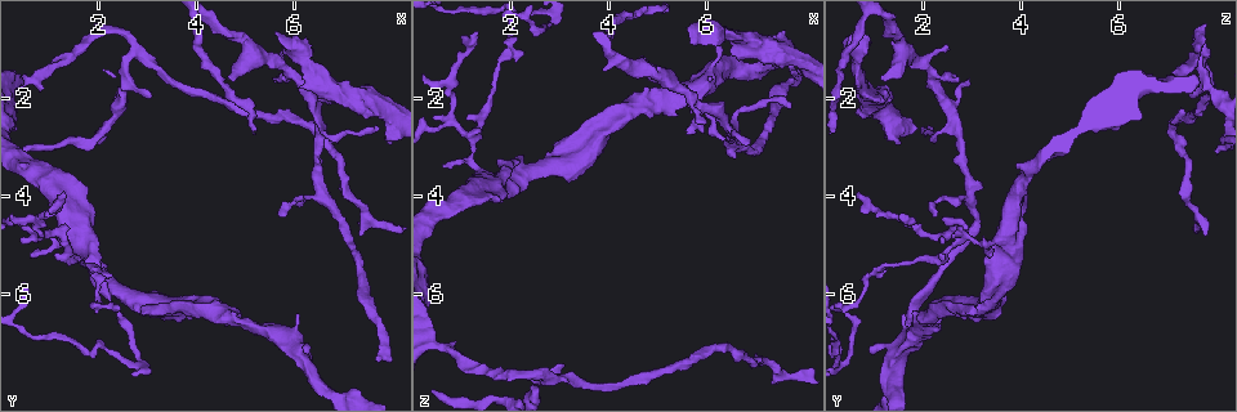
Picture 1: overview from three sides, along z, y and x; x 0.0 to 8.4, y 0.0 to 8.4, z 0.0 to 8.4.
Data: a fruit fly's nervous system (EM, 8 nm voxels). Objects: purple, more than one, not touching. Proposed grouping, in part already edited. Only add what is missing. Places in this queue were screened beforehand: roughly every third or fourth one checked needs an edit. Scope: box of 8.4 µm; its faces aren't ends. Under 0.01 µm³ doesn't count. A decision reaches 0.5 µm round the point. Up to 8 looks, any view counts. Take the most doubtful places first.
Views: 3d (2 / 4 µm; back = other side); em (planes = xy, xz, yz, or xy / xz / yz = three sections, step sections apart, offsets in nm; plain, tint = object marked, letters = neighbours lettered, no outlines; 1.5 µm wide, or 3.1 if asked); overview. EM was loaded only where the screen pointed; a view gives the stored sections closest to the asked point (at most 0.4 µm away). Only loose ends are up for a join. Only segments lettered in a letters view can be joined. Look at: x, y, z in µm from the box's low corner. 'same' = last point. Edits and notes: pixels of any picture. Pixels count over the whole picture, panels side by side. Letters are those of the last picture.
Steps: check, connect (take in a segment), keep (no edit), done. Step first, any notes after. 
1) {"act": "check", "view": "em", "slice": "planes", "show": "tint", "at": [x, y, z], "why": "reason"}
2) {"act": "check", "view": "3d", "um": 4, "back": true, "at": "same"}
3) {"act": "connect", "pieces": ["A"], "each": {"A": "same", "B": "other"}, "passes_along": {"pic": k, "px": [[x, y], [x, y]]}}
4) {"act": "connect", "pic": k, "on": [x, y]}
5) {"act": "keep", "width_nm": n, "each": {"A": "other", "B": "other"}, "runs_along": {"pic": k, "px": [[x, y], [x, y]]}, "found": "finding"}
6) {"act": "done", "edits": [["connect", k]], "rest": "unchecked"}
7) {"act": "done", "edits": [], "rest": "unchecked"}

{"act": "check", "view": "3d", "um": 4, "at": [4.75, 1.65, 1.20], "why": "an open end"}

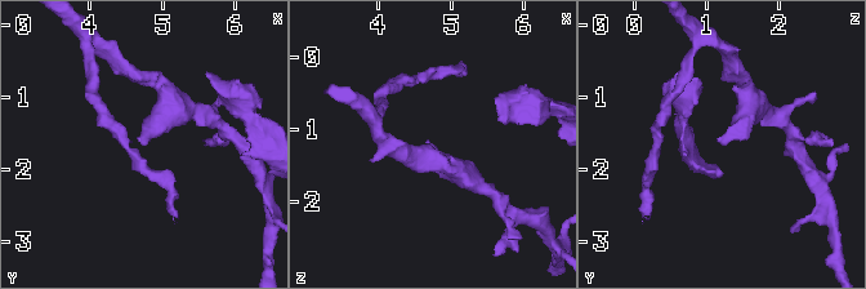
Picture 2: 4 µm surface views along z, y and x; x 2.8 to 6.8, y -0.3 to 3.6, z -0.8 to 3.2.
{"act": "check", "view": "em", "slice": "xz", "step": 4, "show": "letters", "at": [4.75, 1.65, 1.20]}

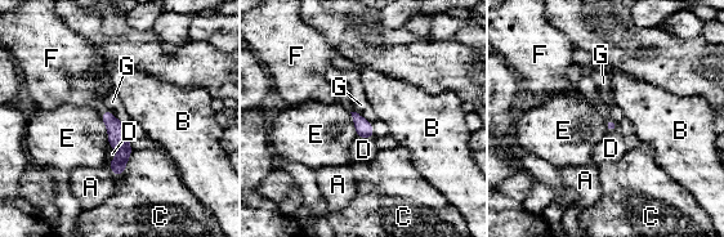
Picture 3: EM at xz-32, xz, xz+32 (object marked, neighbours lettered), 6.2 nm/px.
{"act": "check", "view": "em", "slice": "planes", "show": "letters", "at": "same", "why": "cut it another way"}

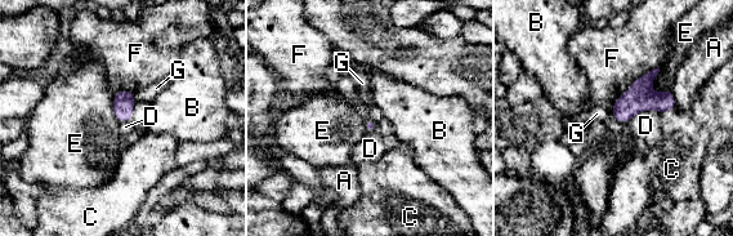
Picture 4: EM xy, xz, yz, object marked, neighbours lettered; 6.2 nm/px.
{"act": "keep", "longest_contact_nm": ["F", 360], "each": {"A": "other", "B": "other", "C": "other", "D": "other", "E": "other", "F": "other", "G": "other"}, "found": "no lettered segment goes on from it"}

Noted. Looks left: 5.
{"act": "check", "view": "3d", "um": 4, "at": [5.95, 0.90, 2.55], "why": "branch stops here"}

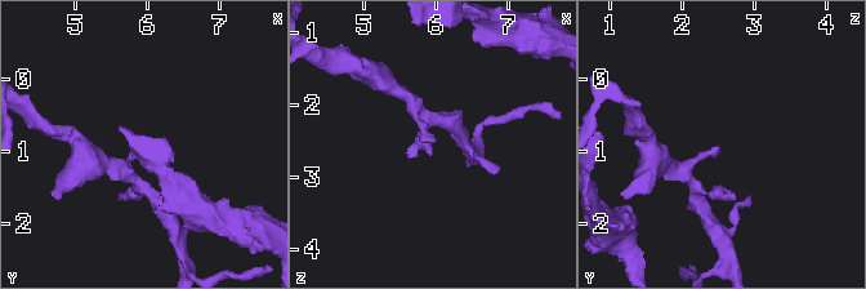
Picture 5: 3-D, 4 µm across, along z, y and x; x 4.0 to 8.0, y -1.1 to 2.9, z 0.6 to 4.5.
{"act": "check", "view": "em", "slice": "xz", "step": 8, "show": "tint", "at": [5.95, 0.95, 2.50]}

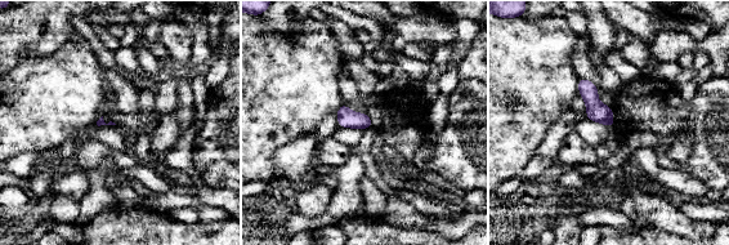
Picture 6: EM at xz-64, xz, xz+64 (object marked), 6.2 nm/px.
{"act": "check", "view": "em", "slice": "planes", "show": "letters", "at": "same"}

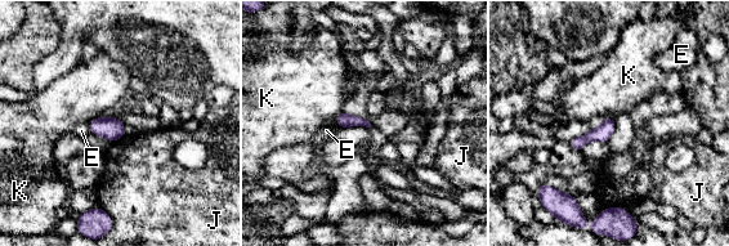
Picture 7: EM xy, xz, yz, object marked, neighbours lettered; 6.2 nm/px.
{"act": "keep", "each": {"E": "other", "J": "other", "K": "other"}, "border": {"pic": 7, "px": [[621, 206], [604, 208], [600, 211]]}, "found": "no lettered segment goes on from it"}

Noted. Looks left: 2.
{"act": "done", "edits": [], "rest": "unchecked"}

